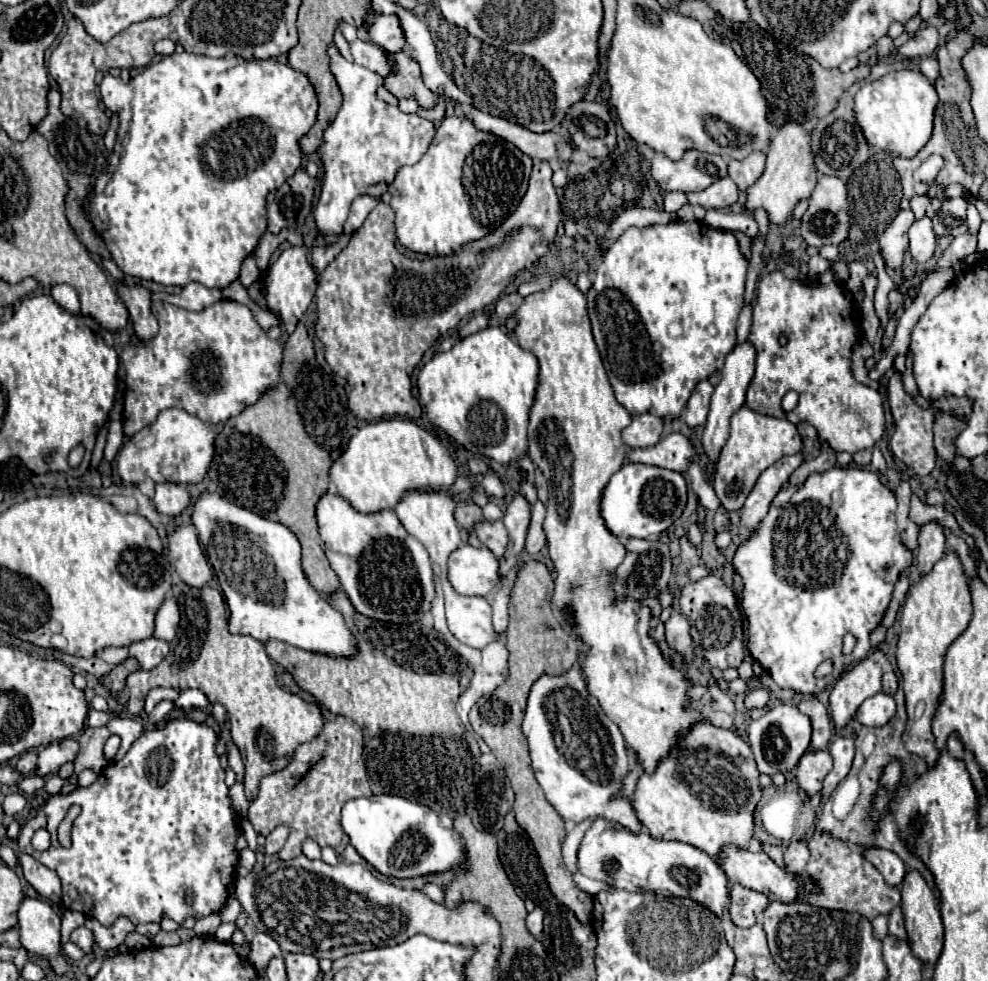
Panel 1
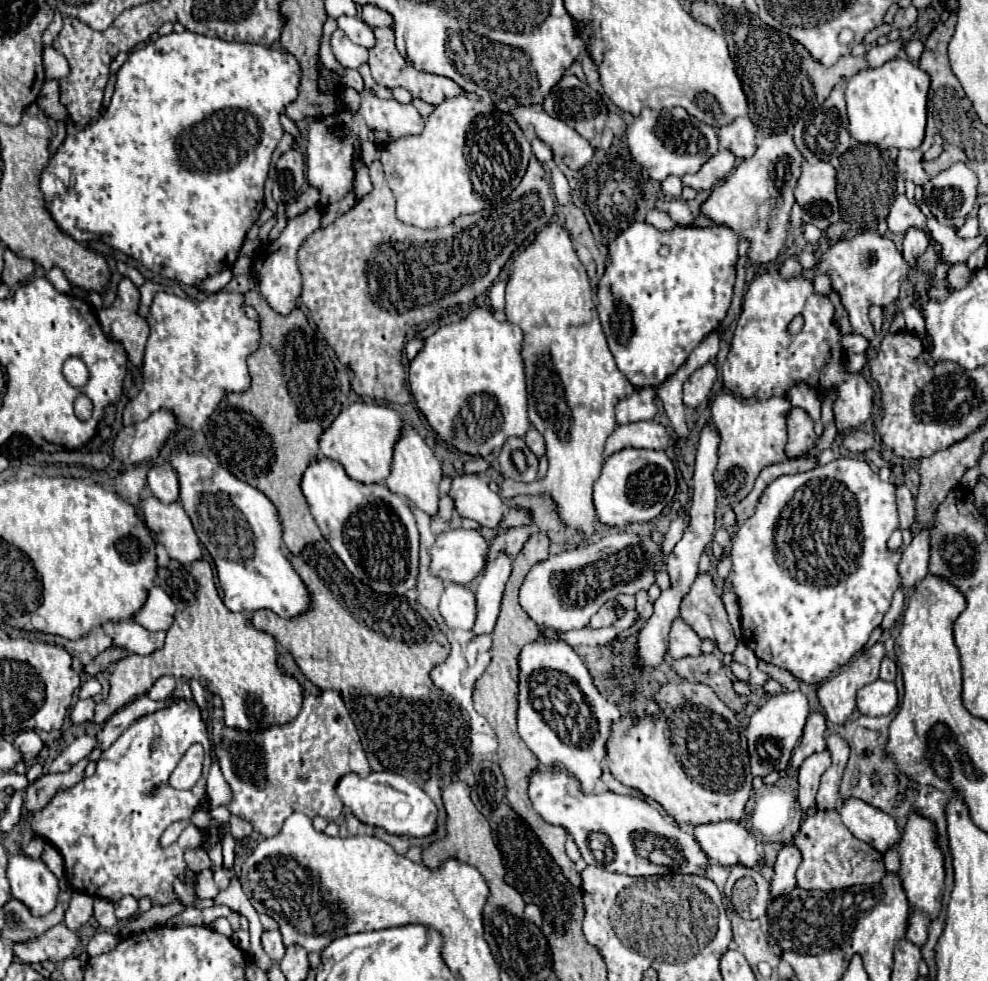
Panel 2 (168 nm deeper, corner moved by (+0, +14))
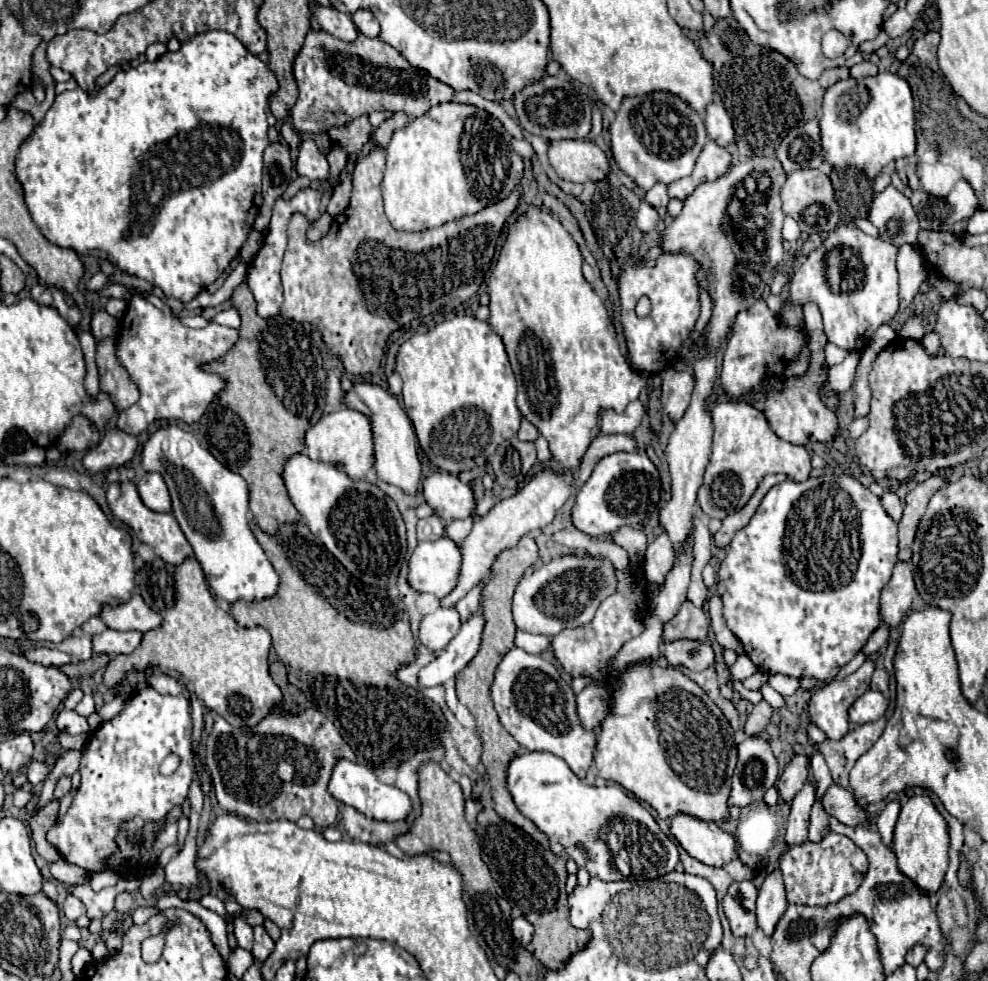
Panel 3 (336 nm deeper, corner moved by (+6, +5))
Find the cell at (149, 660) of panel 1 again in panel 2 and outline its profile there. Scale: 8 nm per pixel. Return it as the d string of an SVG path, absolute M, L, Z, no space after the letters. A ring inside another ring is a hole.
M118 621L114 623L114 645L122 647L130 653L138 653L138 655L150 655L152 651L160 649L164 645L164 631L148 631L142 629L142 625L134 623L134 621Z

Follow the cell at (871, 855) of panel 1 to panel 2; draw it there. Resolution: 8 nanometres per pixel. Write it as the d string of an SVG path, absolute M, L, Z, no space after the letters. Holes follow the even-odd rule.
M844 799L840 817L856 839L866 841L880 853L884 853L892 843L900 839L894 819L862 799Z

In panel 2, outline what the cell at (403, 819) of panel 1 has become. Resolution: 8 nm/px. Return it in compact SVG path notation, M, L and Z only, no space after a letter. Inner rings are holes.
M372 771L366 777L360 777L356 773L348 773L338 781L336 787L342 803L352 809L352 813L368 825L384 827L388 833L400 835L400 837L426 837L434 833L438 811L432 799L412 781L398 773L386 773L386 771Z

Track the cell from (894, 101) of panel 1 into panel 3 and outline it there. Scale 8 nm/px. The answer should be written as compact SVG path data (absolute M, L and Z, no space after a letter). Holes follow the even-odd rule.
M878 72L872 78L864 78L860 84L866 88L868 100L856 92L858 82L852 78L836 82L824 94L820 114L824 160L834 168L856 166L858 170L864 170L868 178L874 178L882 166L896 158L914 156L914 98L908 82L892 72Z

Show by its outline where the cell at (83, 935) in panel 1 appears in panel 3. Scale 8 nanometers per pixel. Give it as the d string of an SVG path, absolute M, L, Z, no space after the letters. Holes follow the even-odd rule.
M68 896L68 898L64 900L62 910L64 910L64 918L66 918L68 922L76 922L82 914L86 914L86 908L84 908L82 900L78 900L76 896Z

